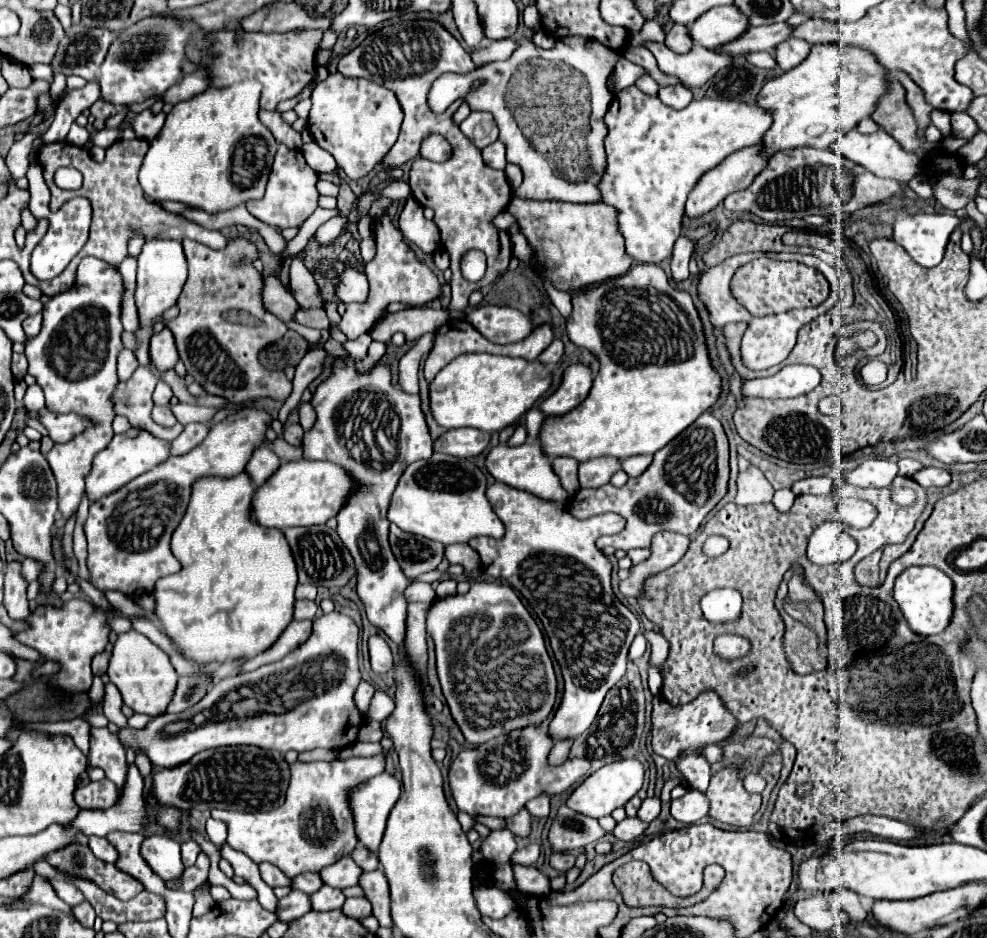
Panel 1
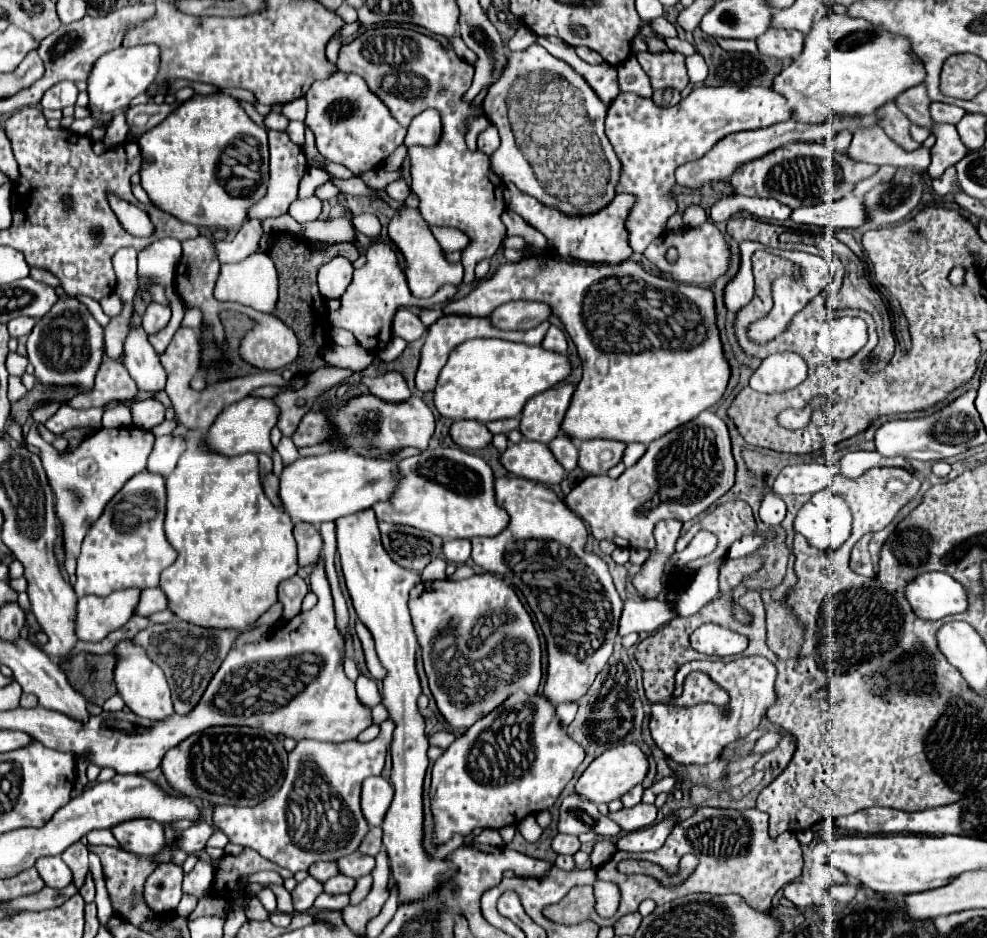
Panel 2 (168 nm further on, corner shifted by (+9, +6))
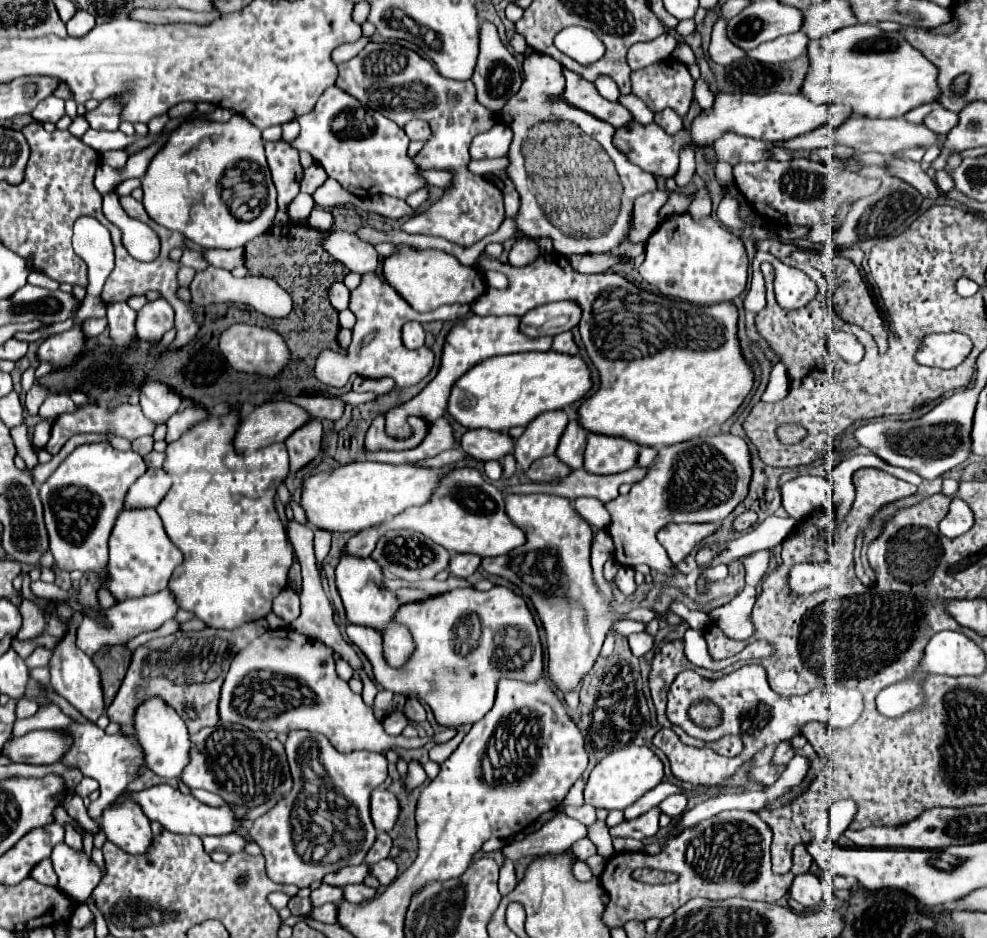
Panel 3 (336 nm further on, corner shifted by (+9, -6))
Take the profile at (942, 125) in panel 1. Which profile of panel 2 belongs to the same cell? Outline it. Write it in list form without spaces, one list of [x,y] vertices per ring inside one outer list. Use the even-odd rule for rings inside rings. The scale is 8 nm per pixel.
[[[935,124],[933,134],[935,134],[937,142],[931,148],[931,164],[929,164],[927,174],[931,178],[939,178],[947,166],[953,166],[955,162],[959,162],[967,154],[967,148],[961,142],[955,126]]]

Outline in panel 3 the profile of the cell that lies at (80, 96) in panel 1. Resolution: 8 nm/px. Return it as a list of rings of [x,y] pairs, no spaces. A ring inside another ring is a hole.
[[[47,96],[37,104],[37,108],[31,112],[31,116],[37,122],[57,122],[61,116],[65,116],[65,100],[57,96]]]

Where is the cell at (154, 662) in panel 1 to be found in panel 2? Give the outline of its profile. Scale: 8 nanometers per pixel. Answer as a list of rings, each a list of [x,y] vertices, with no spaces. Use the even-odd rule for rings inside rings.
[[[131,640],[119,642],[115,646],[115,654],[119,656],[117,668],[115,668],[115,684],[117,692],[123,698],[123,702],[131,708],[133,714],[149,720],[167,720],[169,716],[175,714],[173,710],[173,700],[171,700],[171,690],[167,686],[163,670],[155,666],[139,646],[135,646]]]

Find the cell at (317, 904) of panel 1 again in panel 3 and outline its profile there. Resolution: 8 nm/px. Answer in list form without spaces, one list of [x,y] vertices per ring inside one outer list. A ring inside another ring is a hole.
[[[349,884],[343,888],[343,900],[351,902],[351,904],[363,904],[367,900],[371,900],[377,894],[377,890],[367,888],[365,884]]]

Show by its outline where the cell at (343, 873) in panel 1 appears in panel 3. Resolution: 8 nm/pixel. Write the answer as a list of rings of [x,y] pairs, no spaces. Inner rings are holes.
[[[387,858],[383,862],[377,862],[377,864],[371,864],[369,866],[369,876],[375,876],[381,882],[381,886],[389,886],[397,876],[397,864],[391,858]]]

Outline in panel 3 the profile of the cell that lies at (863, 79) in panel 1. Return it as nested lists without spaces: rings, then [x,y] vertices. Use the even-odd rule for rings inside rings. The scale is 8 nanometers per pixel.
[[[855,24],[835,30],[823,38],[809,42],[811,74],[803,82],[801,94],[819,104],[851,106],[853,116],[861,118],[899,118],[905,112],[935,102],[939,96],[937,88],[937,66],[931,64],[919,50],[915,50],[899,32],[883,32],[873,24]]]

